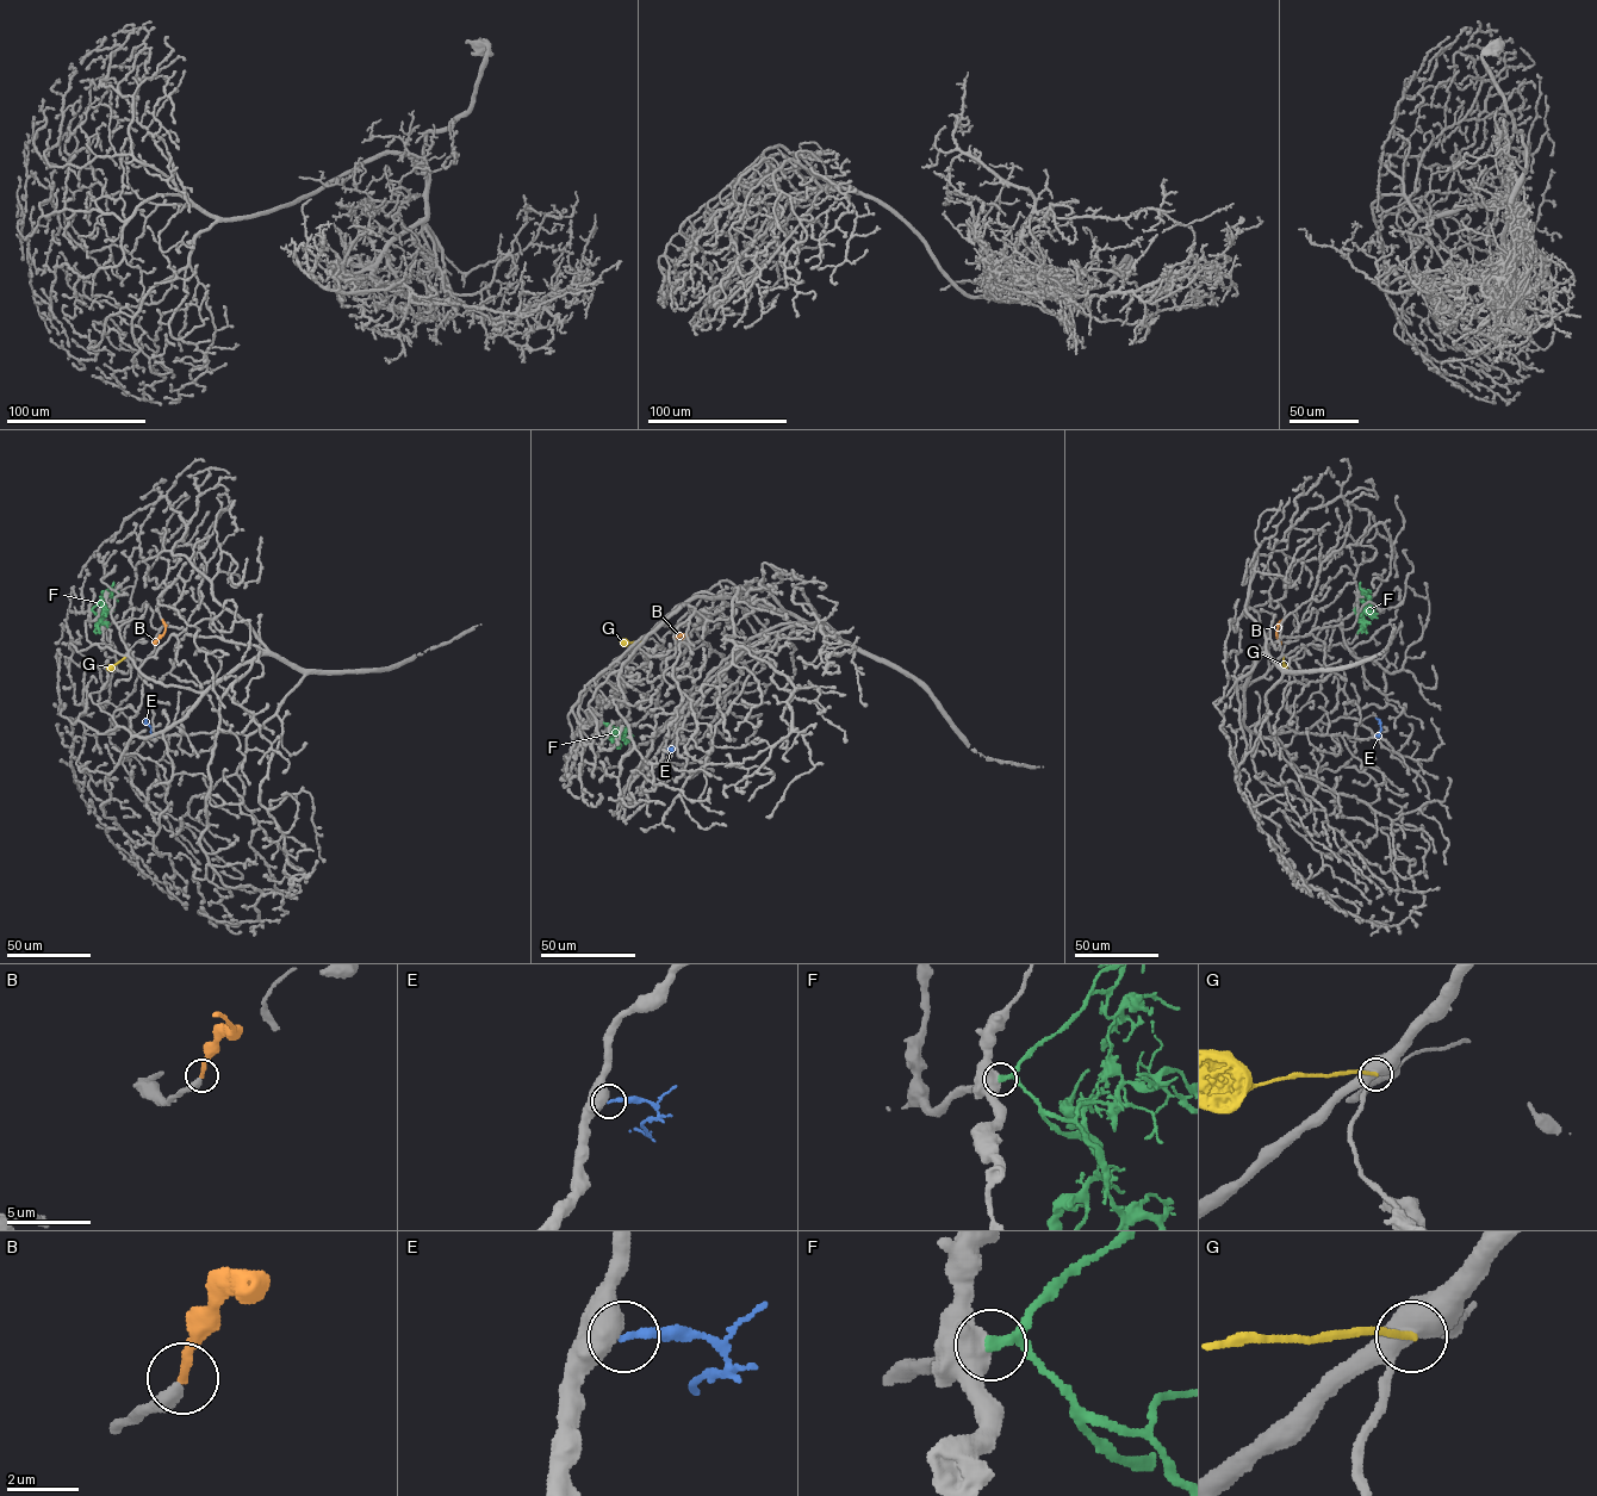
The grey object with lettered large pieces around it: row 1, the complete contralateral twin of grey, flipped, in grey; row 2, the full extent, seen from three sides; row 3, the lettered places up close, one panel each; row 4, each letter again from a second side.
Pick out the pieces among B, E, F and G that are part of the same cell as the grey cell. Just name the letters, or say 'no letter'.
B

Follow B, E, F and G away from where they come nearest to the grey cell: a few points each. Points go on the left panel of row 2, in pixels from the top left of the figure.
B: (162, 620), (166, 629), (155, 644)
E: (147, 737), (151, 734), (147, 718)
F: (91, 609), (110, 595), (113, 582)
G: (126, 656), (107, 669)

